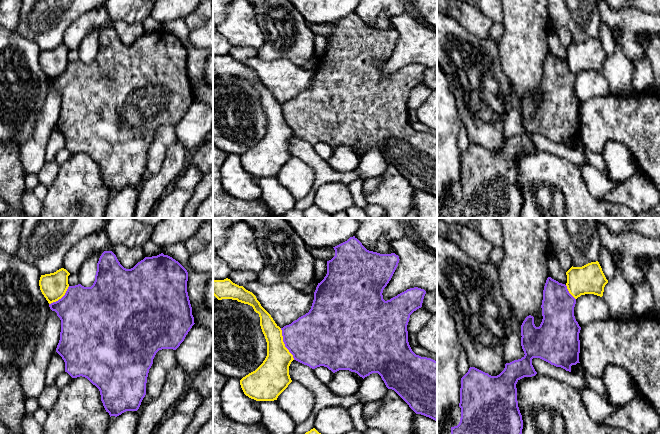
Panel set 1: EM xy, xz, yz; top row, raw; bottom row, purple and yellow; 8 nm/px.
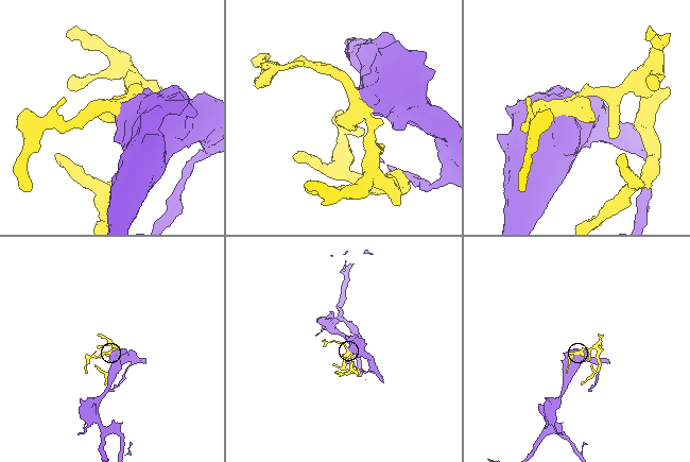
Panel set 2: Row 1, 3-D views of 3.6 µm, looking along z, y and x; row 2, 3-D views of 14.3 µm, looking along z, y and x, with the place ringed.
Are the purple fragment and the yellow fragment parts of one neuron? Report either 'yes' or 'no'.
no

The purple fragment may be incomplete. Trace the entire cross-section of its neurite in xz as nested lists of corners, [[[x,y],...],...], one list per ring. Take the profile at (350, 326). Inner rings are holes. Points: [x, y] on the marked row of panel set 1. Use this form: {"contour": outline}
{"contour": [[[355,236],[333,248],[335,256],[327,261],[327,274],[316,287],[311,309],[281,328],[285,347],[294,360],[312,369],[324,366],[333,373],[349,370],[363,379],[378,373],[386,387],[394,390],[416,414],[437,421],[437,361],[416,355],[409,345],[407,331],[410,315],[422,307],[426,291],[414,287],[385,301],[382,293],[398,266],[399,256],[369,251]]]}

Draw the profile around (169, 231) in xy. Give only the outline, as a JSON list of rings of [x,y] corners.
[[[164,218],[155,227],[151,241],[160,247],[185,243],[207,218]]]

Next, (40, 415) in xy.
[[[39,408],[32,416],[39,424],[43,425],[48,417],[48,412]]]

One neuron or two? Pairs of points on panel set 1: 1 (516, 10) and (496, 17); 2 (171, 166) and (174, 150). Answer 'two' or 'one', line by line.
1: two
2: one

